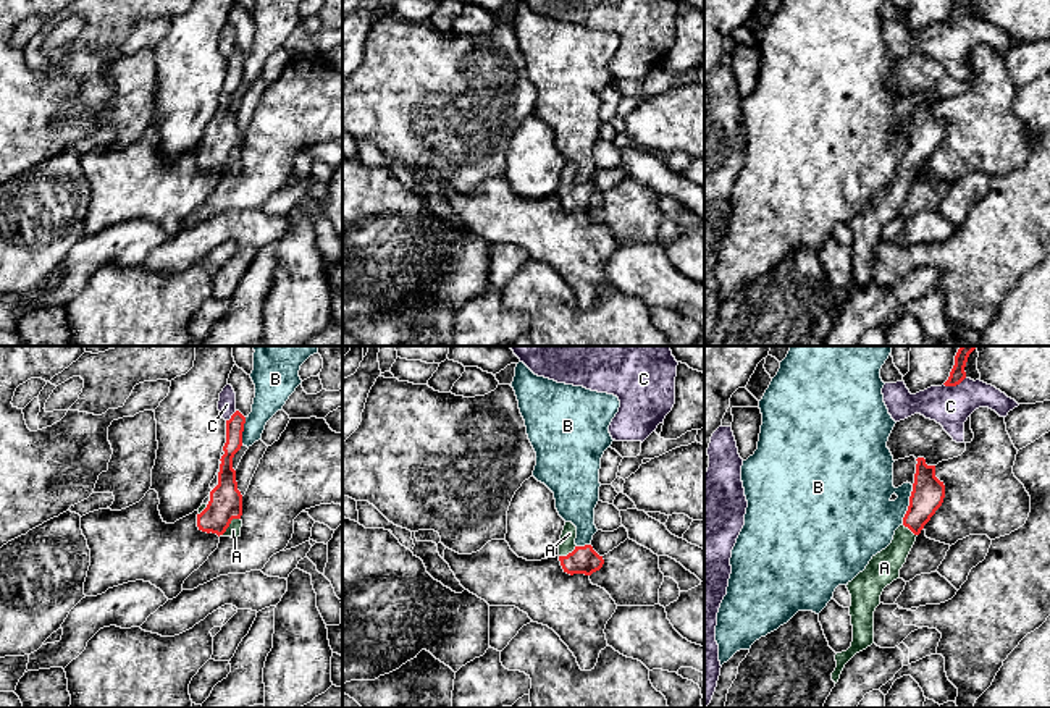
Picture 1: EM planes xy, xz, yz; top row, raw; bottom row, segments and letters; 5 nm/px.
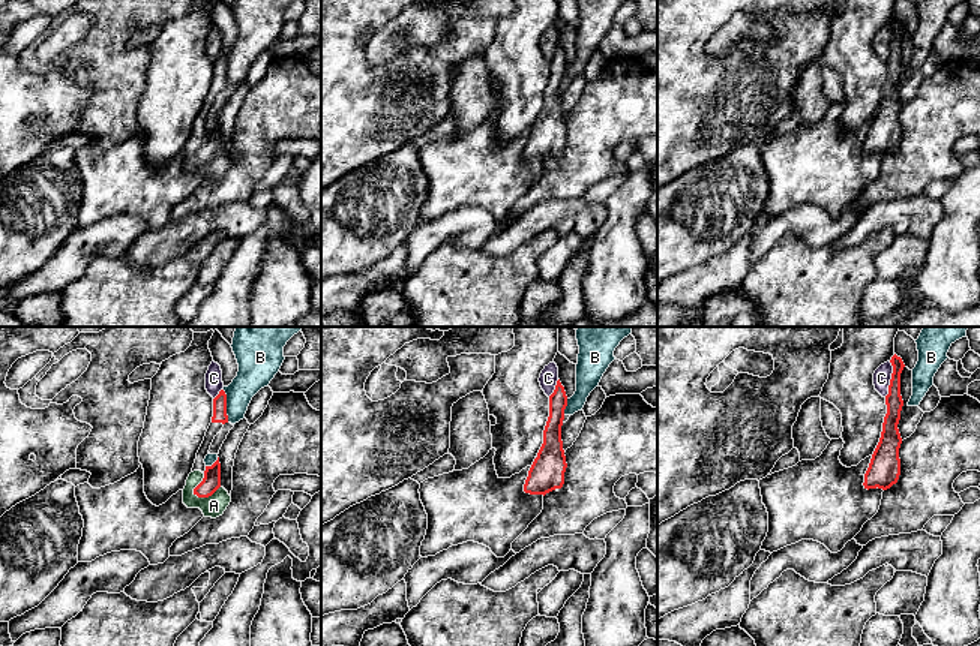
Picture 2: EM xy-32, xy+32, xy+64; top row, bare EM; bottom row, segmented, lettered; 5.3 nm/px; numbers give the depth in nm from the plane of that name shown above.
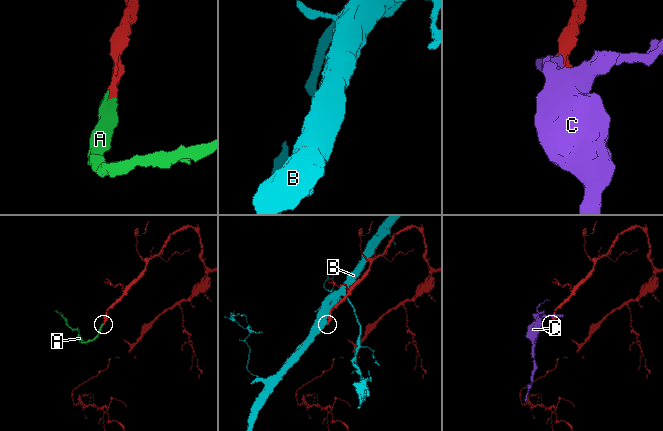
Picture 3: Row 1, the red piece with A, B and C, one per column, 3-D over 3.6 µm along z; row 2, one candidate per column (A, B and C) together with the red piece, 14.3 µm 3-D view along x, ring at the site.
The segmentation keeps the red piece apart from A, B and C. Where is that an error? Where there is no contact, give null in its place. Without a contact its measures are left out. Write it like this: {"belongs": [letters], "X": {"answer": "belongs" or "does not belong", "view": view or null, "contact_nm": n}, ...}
{"belongs": ["A"], "A": {"answer": "belongs", "view": "xy", "contact_nm": 140}, "B": {"answer": "does not belong", "view": "yz", "contact_nm": 200}, "C": {"answer": "does not belong", "view": "yz", "contact_nm": 120}}

